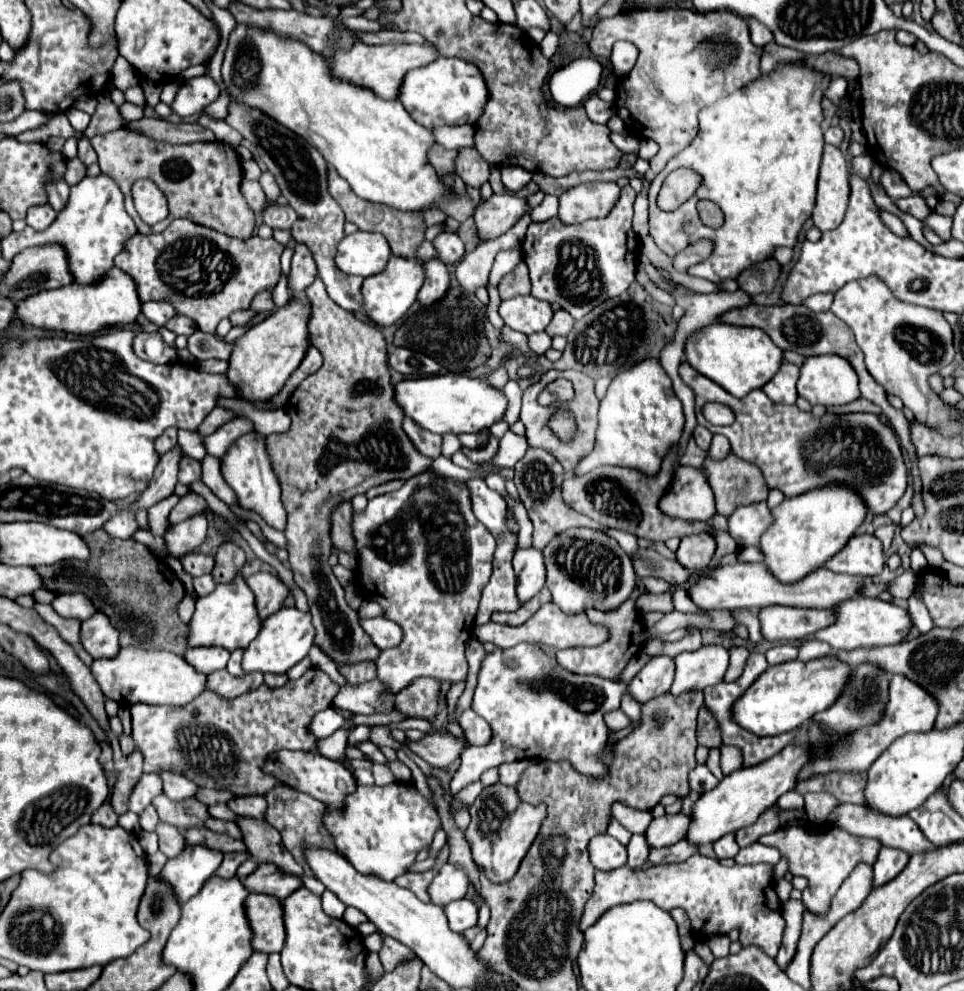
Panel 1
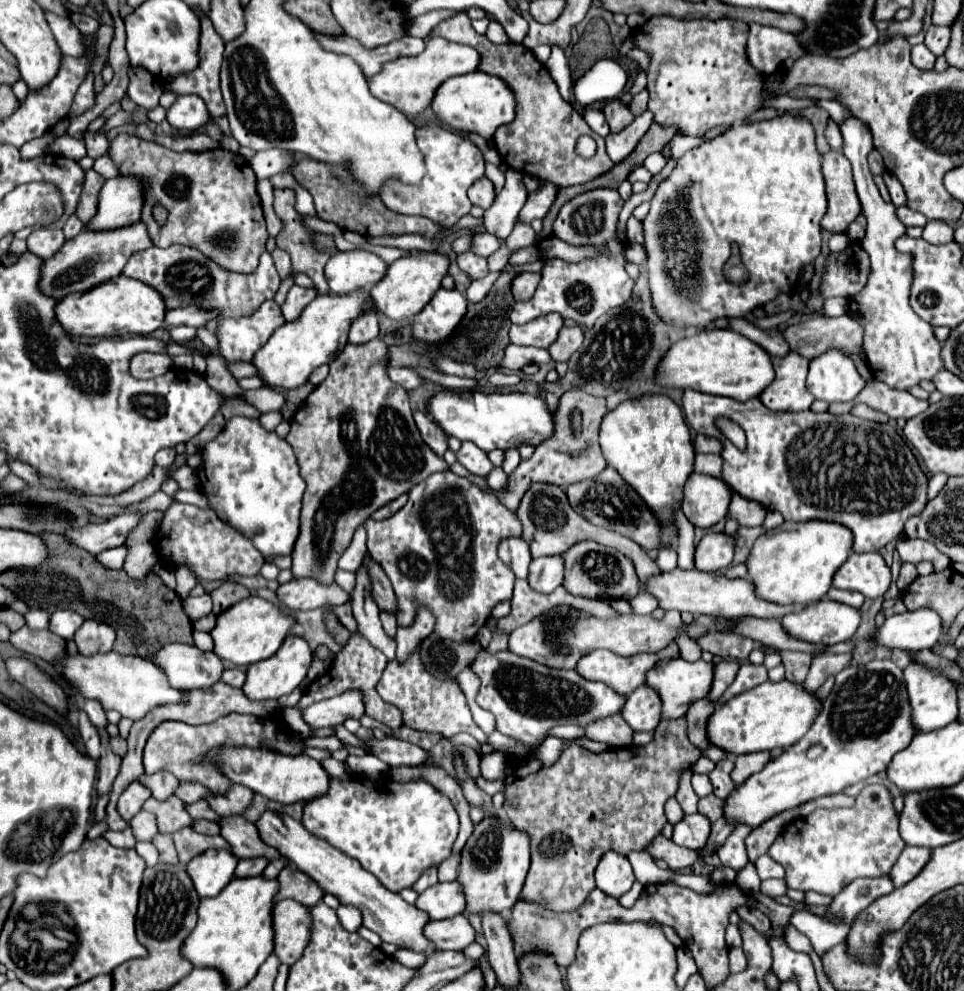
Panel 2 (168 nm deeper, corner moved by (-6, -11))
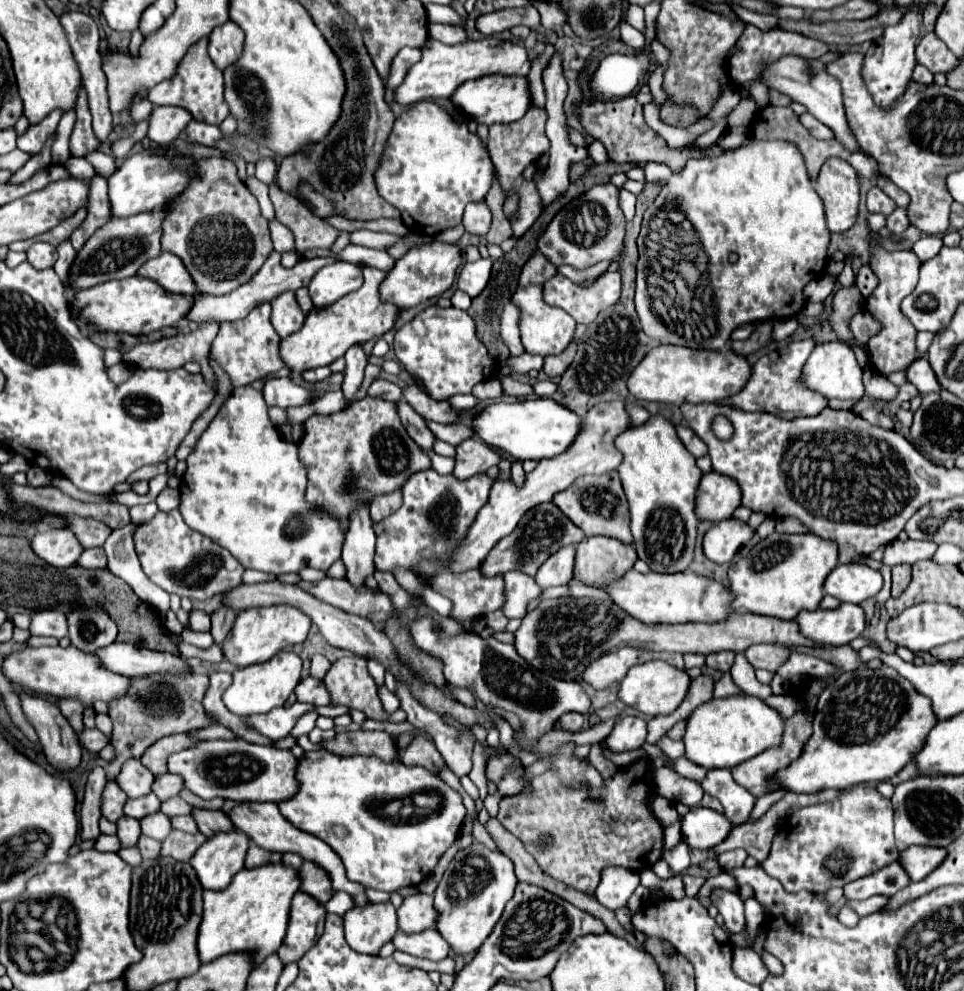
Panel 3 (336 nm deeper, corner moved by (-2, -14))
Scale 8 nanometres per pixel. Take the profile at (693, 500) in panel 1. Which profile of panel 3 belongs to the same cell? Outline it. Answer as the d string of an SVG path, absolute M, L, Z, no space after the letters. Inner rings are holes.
M708 472L702 476L696 492L696 514L700 520L726 520L740 506L740 498L742 492L734 478L718 472Z

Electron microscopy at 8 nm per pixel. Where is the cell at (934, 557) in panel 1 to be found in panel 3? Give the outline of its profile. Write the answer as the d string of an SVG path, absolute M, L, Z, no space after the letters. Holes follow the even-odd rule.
M894 540L884 550L884 564L896 566L896 564L914 564L916 560L932 558L938 546L928 540Z

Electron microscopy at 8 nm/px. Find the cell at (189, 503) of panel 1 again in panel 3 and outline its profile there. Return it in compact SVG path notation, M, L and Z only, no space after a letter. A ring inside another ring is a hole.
M178 510L158 512L150 522L138 524L134 528L136 552L142 564L144 574L168 594L176 594L180 598L196 598L206 600L216 594L228 592L232 586L242 582L244 568L228 550L214 544L210 538L200 532L192 532L186 522L180 518Z

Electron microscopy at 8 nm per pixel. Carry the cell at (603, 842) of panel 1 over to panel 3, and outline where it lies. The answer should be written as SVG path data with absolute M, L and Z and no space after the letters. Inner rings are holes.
M608 868L602 874L602 882L596 888L594 896L602 906L614 912L628 902L628 898L634 894L638 884L640 884L638 872L624 868Z

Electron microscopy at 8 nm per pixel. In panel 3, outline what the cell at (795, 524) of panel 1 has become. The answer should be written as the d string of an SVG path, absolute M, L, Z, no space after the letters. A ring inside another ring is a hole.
M778 534L760 540L748 556L740 558L736 564L728 570L730 586L728 590L734 594L732 610L736 612L750 612L758 616L772 616L780 620L794 620L802 610L816 610L820 600L824 598L822 584L826 576L836 568L838 564L838 550L834 542L828 542L824 538L818 538L816 534Z

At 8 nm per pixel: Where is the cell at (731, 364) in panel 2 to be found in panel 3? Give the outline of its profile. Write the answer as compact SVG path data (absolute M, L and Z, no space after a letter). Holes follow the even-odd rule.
M656 346L628 376L628 392L638 400L662 402L662 404L684 404L684 402L715 402L728 398L742 390L744 382L750 378L750 364L728 352L710 352L710 350L688 350L684 346Z

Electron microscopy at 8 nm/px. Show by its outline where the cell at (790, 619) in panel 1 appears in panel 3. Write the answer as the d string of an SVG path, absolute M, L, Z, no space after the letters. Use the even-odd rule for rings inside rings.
M840 604L834 610L800 612L796 622L808 638L823 646L844 646L858 638L866 628L864 610L856 604Z

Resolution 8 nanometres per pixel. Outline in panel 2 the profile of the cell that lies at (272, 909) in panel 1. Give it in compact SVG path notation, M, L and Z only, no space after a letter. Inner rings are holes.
M284 899L274 905L272 911L272 927L274 927L274 955L280 959L280 963L292 965L296 959L300 959L308 935L310 935L310 915L308 907Z

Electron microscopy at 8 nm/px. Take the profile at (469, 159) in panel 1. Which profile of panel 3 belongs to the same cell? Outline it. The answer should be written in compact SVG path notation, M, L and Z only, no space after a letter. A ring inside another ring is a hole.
M472 202L472 206L466 206L462 224L468 234L486 236L492 224L492 214L484 202Z

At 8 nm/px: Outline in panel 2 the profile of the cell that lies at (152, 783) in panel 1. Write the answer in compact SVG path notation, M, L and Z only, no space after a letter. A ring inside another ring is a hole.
M132 783L118 801L118 813L124 817L124 821L132 821L132 817L142 809L142 805L152 797L150 789L144 783Z

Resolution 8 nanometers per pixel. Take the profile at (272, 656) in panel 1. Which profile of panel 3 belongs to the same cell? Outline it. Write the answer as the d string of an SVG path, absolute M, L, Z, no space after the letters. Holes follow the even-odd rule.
M280 652L272 656L264 664L252 664L246 668L238 668L232 672L232 684L222 694L224 706L238 716L250 716L250 714L266 714L276 706L284 706L286 698L292 694L300 680L302 660L294 652Z

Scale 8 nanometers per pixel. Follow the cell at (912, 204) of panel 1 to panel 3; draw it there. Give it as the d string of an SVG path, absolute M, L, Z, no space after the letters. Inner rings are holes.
M896 208L896 210L886 218L886 228L890 230L890 234L902 234L908 226L910 226L908 214L906 214L906 210L902 210L902 208Z

